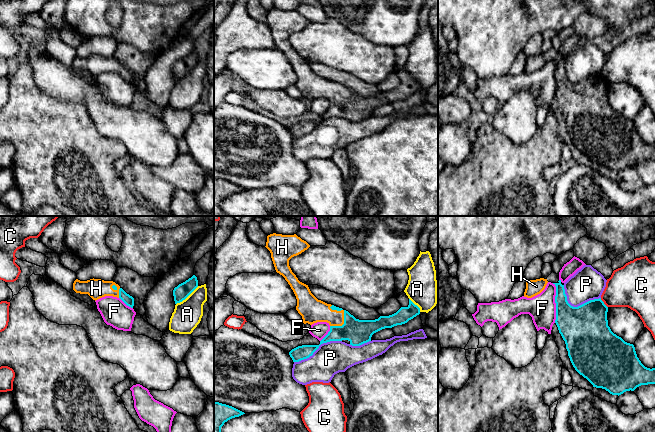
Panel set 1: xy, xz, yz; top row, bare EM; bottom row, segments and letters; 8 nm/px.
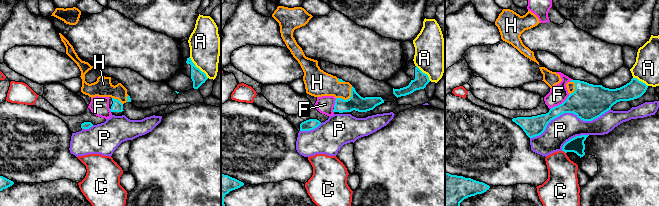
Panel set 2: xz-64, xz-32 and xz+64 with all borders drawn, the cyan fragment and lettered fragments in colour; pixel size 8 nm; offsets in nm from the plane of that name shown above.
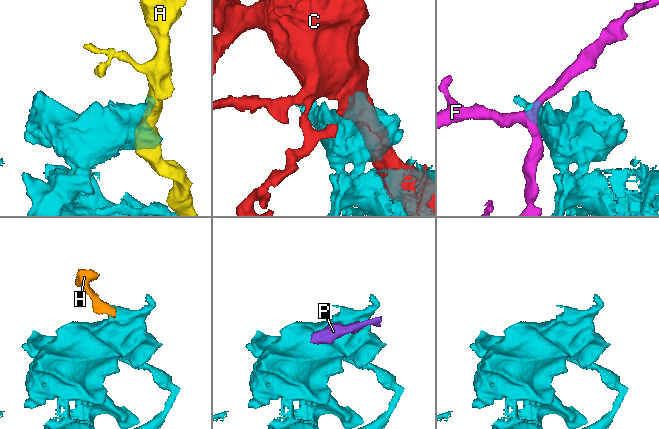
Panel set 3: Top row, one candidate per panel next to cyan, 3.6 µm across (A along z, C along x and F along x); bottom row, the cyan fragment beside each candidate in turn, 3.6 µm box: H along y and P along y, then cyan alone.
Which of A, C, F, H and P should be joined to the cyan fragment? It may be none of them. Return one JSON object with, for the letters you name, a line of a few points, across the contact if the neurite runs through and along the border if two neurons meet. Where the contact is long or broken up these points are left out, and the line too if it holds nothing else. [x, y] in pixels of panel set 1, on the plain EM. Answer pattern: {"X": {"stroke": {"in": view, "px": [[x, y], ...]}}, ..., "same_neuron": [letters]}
{"H": {"stroke": {"in": "xz", "px": [[358, 108], [344, 94], [344, 87], [321, 88], [313, 86]]}}, "same_neuron": ["H"]}

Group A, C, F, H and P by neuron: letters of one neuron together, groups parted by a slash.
A / C / F / H / P

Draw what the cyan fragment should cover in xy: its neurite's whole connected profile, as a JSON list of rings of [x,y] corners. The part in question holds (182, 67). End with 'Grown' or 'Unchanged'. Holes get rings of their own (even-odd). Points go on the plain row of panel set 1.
[[[195,51],[179,60],[173,66],[175,80],[185,76],[198,63],[198,56]]]. Unchanged

